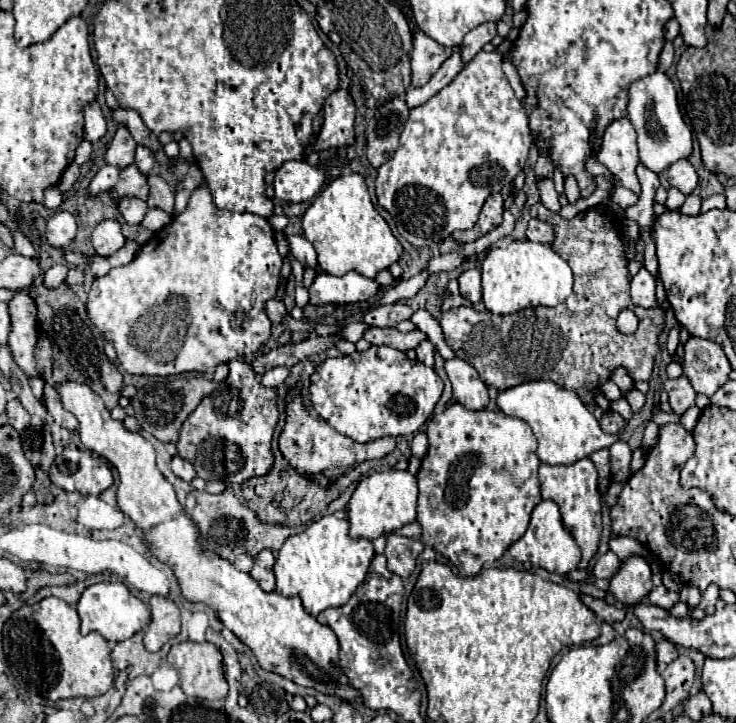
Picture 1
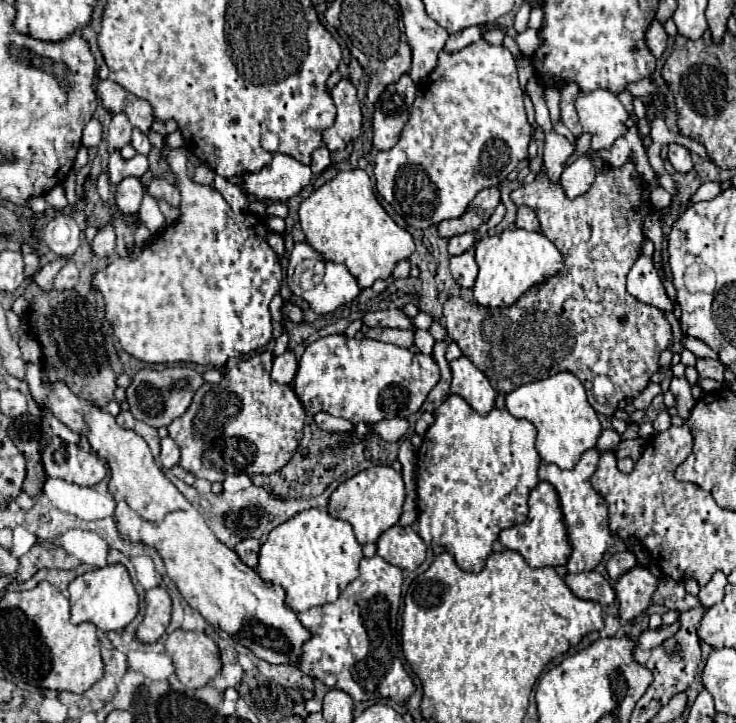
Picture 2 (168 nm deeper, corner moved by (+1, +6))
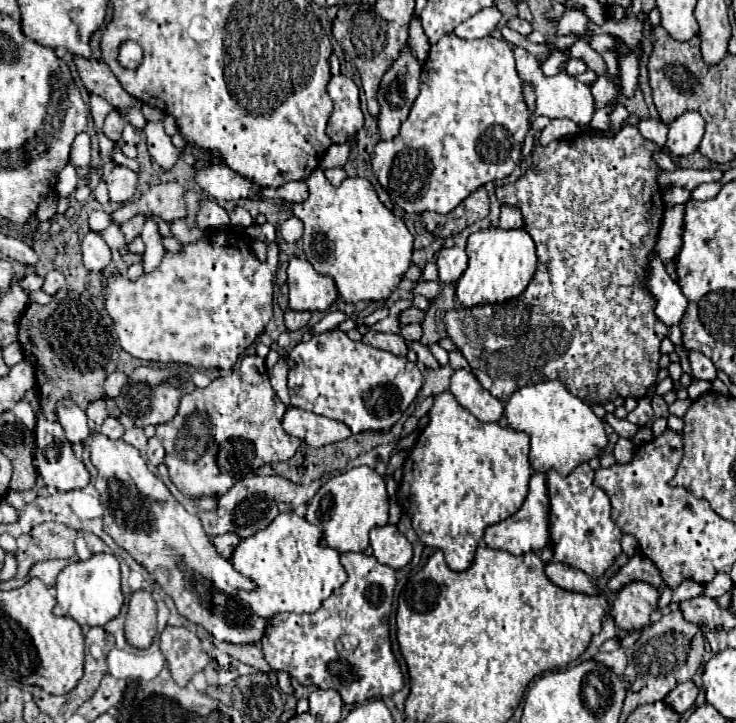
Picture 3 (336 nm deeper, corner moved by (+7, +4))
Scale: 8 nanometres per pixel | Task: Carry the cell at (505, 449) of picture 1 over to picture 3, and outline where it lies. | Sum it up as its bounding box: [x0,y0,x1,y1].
[400,392,534,572]

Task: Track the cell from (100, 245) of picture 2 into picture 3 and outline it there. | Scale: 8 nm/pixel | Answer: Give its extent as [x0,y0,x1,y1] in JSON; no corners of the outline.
[82,232,110,272]

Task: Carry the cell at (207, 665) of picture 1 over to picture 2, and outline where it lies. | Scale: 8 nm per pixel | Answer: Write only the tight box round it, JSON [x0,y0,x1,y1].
[166,630,222,688]

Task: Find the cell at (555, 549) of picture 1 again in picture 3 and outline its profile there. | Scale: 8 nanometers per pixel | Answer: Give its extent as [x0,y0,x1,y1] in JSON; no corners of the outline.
[484,472,550,556]

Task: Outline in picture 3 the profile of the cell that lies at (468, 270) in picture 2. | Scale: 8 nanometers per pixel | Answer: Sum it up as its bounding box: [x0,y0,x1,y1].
[438,246,468,284]

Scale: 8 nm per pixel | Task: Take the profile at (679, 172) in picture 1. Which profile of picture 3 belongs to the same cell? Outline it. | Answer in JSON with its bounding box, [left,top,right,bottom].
[666,112,704,158]

